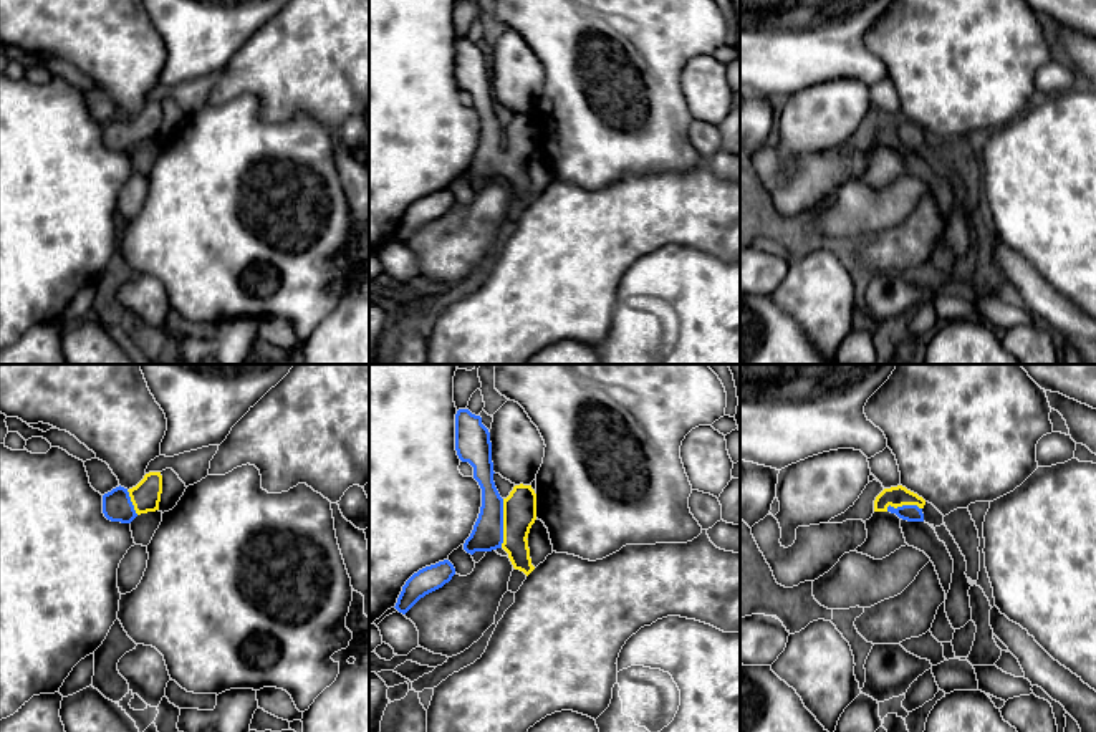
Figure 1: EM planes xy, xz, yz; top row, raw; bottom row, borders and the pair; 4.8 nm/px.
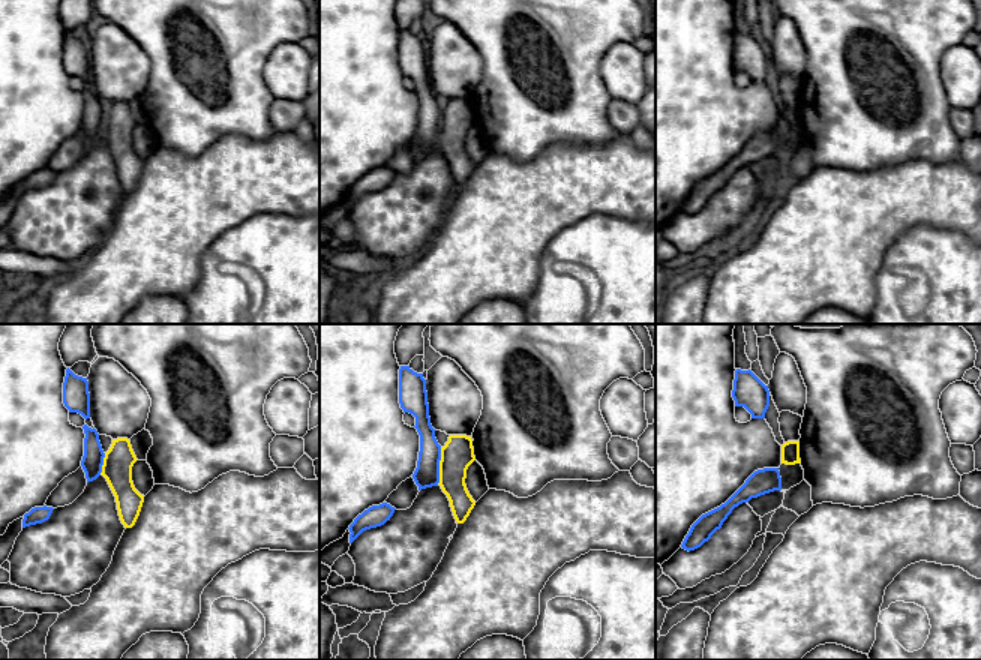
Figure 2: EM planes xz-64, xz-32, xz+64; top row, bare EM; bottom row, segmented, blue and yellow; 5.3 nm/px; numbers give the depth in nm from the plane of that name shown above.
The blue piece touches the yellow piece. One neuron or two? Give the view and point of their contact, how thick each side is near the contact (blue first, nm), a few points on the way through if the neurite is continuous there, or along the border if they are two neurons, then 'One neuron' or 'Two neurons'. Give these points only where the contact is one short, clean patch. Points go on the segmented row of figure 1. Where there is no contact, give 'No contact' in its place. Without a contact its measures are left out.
Touches blue at xz (502, 524). Thickness 150 nm (blue) against 160 nm. Path across: xz (487, 534), (502, 524), (520, 507). One neuron

